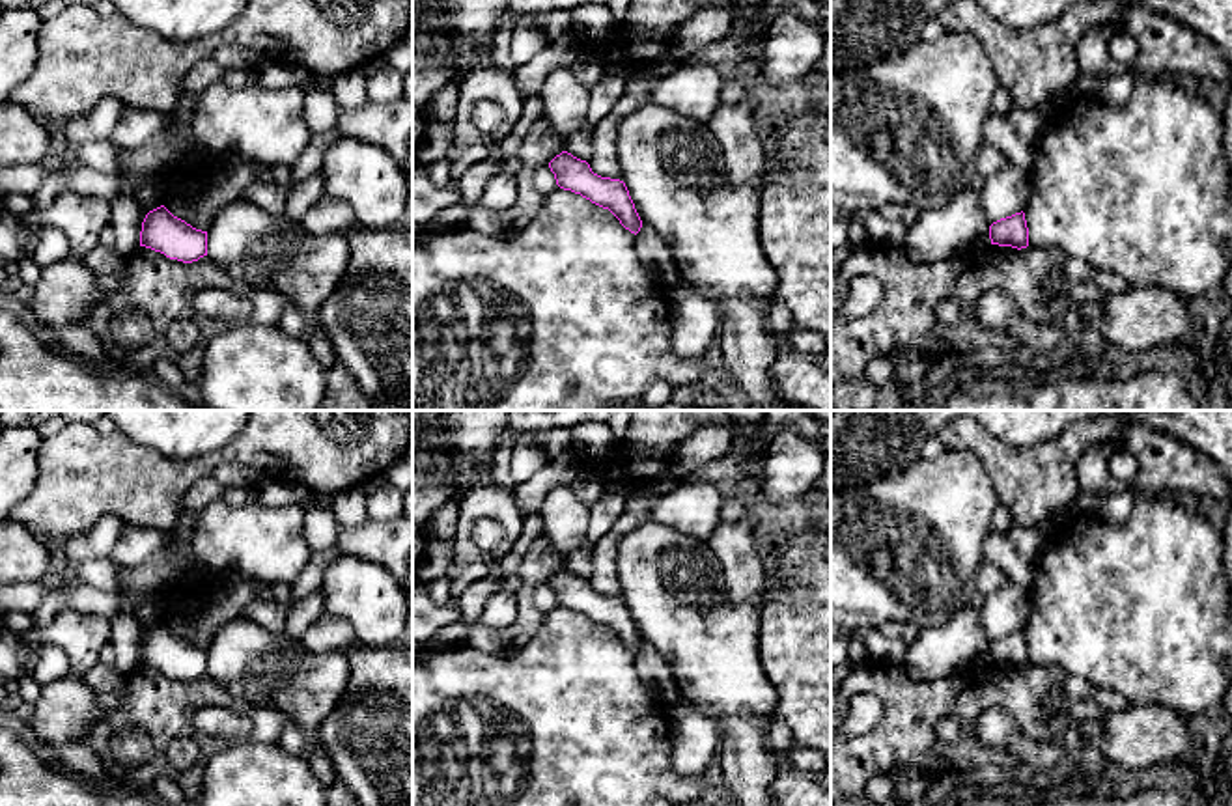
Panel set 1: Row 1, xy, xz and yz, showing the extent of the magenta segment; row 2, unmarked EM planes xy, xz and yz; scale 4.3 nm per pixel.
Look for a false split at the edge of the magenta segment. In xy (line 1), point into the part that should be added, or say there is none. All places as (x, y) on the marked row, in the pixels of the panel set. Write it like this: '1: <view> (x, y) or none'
1: none

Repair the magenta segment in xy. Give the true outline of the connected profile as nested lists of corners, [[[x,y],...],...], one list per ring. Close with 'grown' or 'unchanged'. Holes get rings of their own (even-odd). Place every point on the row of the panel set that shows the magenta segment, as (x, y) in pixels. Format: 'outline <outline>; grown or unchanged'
outline [[[164,205],[149,211],[142,222],[140,246],[183,263],[207,256],[207,231],[174,216]]]; unchanged

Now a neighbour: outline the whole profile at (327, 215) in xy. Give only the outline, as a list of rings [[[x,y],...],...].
[[[323,192],[321,198],[304,213],[301,224],[312,235],[345,235],[357,220],[345,202]]]

